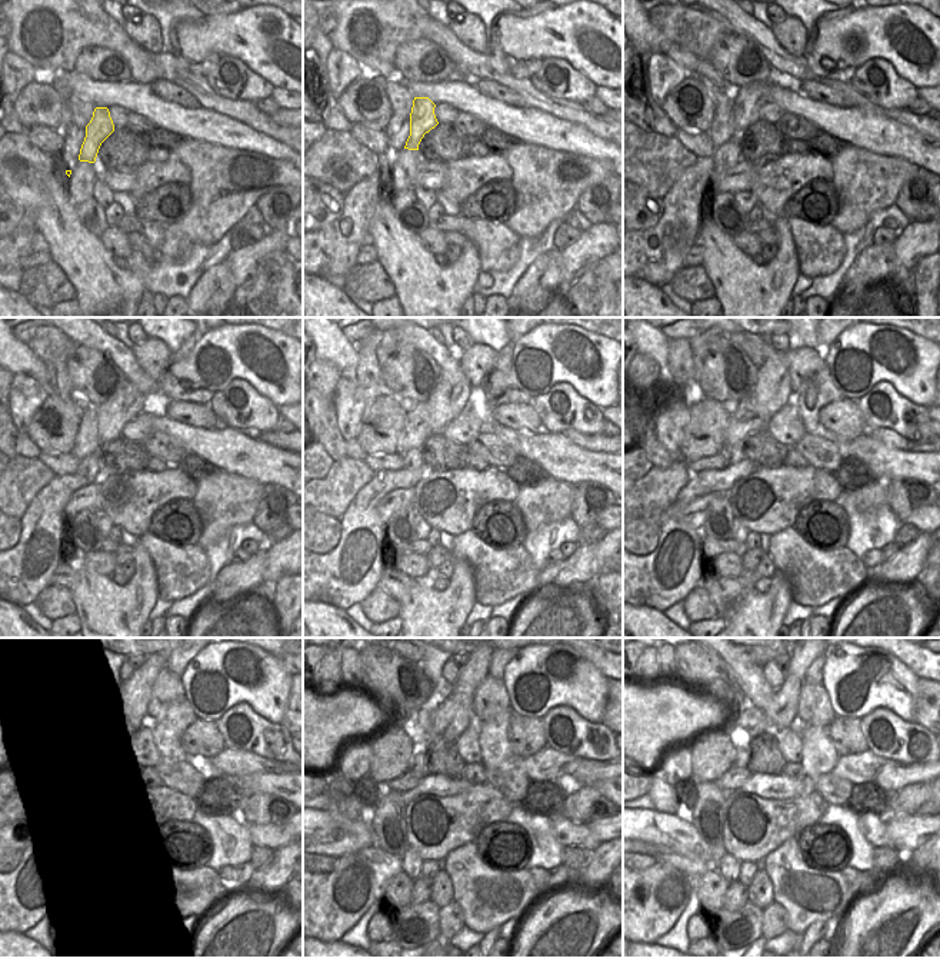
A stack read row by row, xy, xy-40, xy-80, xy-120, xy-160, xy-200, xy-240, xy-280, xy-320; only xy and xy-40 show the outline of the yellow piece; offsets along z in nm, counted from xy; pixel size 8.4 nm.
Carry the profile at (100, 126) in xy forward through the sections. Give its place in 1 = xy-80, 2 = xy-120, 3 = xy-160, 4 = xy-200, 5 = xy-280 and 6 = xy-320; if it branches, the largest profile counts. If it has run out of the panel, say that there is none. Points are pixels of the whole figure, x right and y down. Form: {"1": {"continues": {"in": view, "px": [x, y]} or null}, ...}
{"1": {"continues": {"in": "xy-80", "px": [747, 100]}}, "2": {"continues": {"in": "xy-120", "px": [126, 405]}}, "3": {"continues": {"in": "xy-160", "px": [450, 396]}}, "4": {"continues": {"in": "xy-200", "px": [772, 389]}}, "5": {"continues": {"in": "xy-280", "px": [466, 674]}}, "6": {"continues": {"in": "xy-320", "px": [793, 667]}}}

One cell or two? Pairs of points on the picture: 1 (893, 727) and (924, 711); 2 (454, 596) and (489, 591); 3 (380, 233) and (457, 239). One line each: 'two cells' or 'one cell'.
1: two cells
2: two cells
3: two cells

